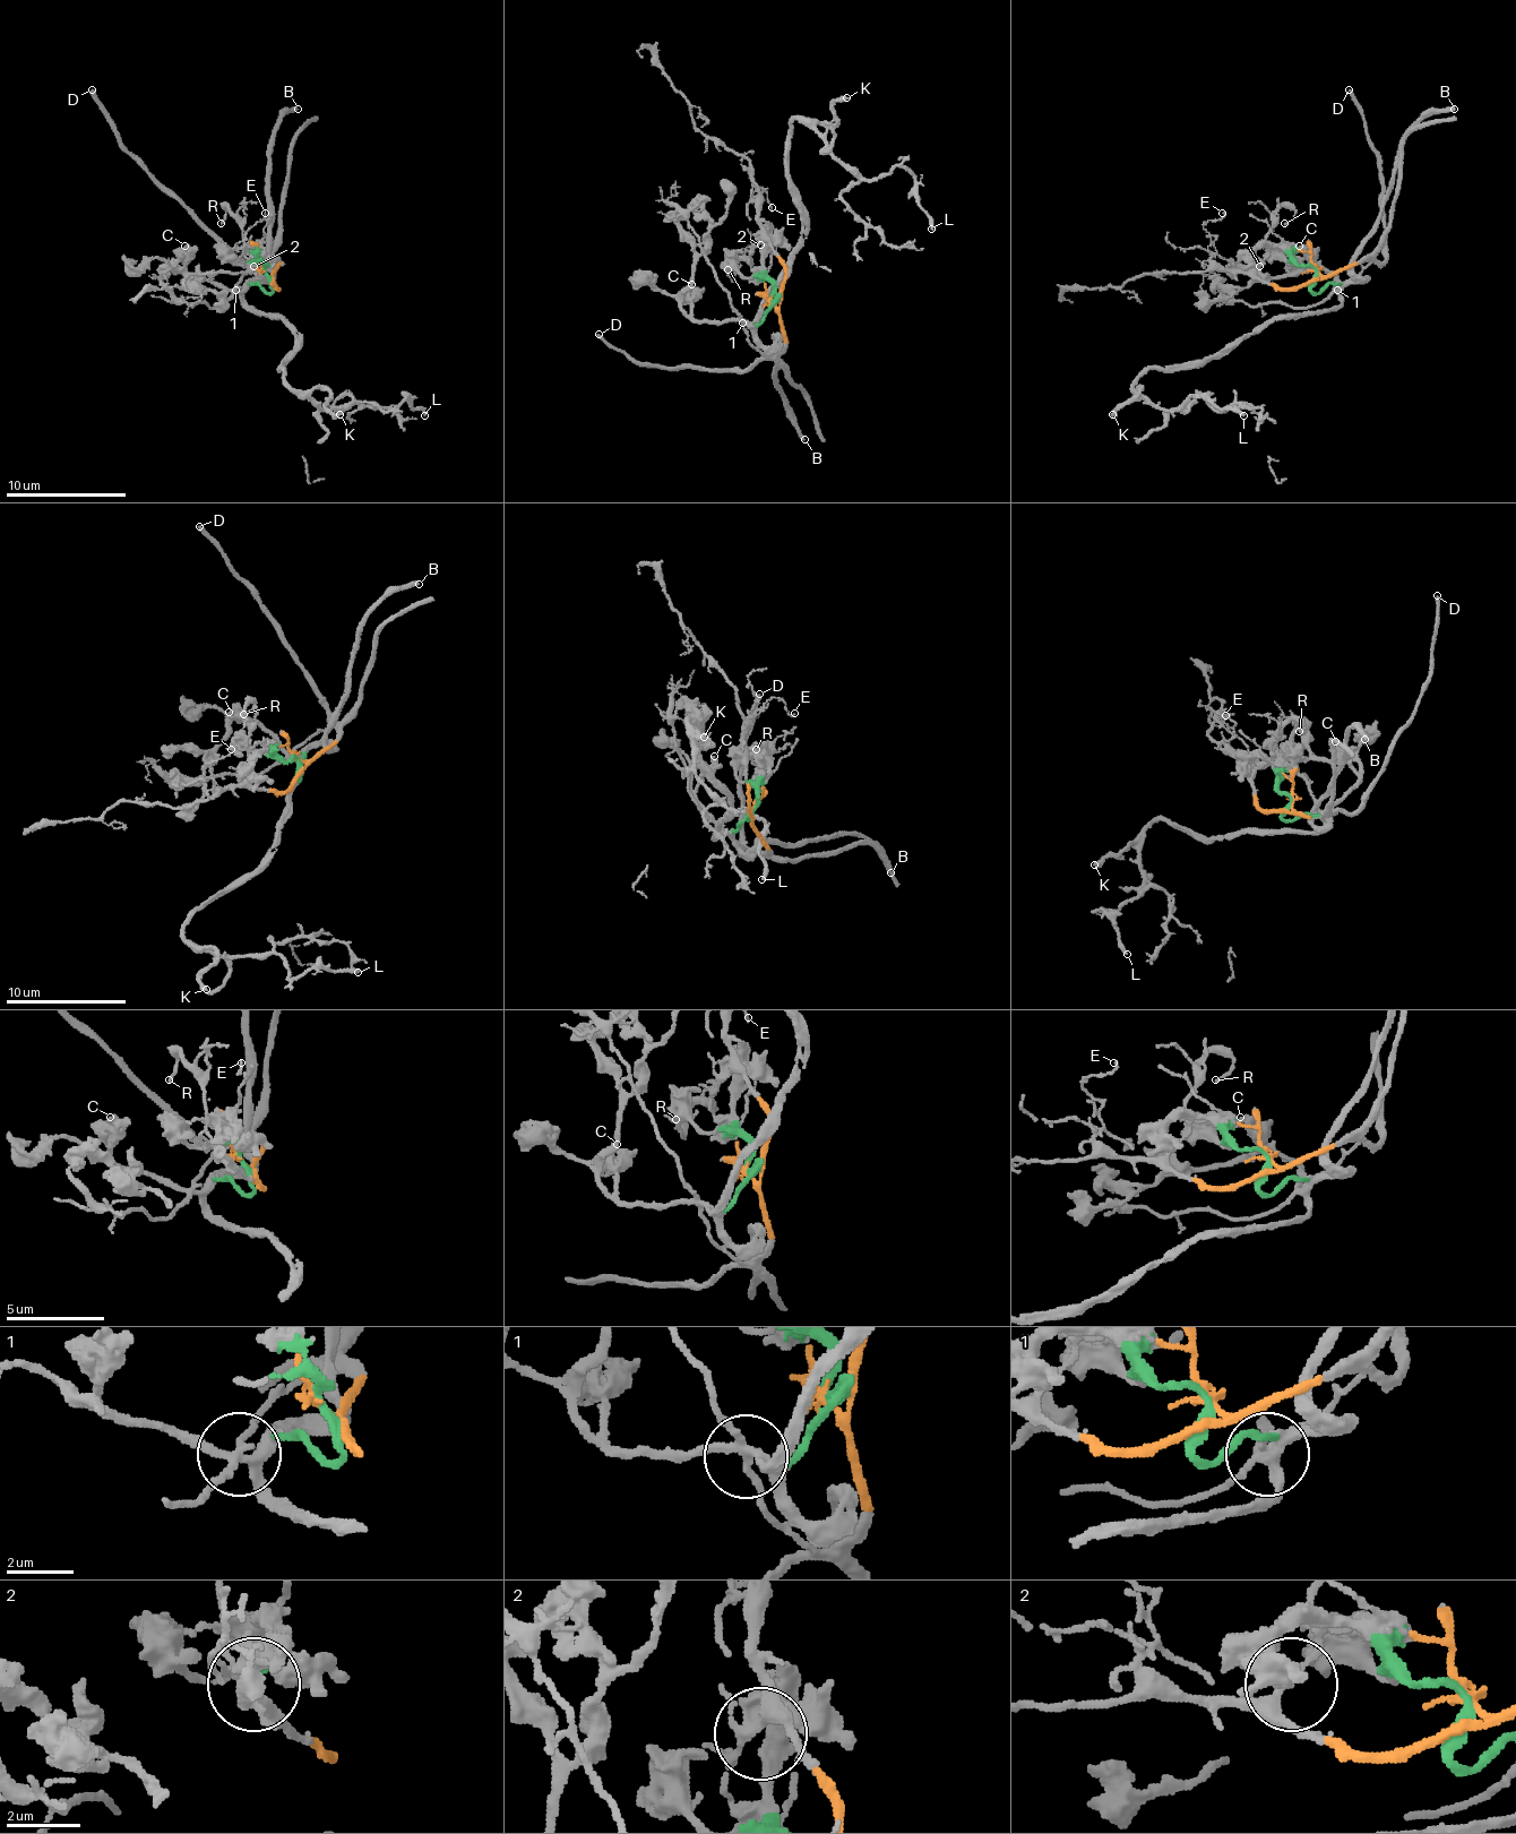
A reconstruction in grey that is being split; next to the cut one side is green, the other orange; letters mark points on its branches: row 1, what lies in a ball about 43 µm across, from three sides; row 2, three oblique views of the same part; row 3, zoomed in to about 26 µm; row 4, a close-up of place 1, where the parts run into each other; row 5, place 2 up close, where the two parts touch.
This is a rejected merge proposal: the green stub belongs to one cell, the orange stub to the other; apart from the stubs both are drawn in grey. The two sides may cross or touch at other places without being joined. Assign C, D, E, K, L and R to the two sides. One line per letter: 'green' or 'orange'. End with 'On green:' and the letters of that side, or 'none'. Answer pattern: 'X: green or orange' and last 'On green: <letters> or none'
C: green
D: orange
E: orange
K: green
L: green
R: orange
On green: C, K, L

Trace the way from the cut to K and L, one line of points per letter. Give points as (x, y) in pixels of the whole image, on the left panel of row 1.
K: (272, 277), (268, 293), (253, 284), (244, 302), (295, 335), (281, 362), (292, 389), (326, 389), (341, 413)
L: (272, 277), (244, 302), (295, 335), (281, 362), (290, 386), (328, 410), (392, 410), (406, 395), (424, 416)

